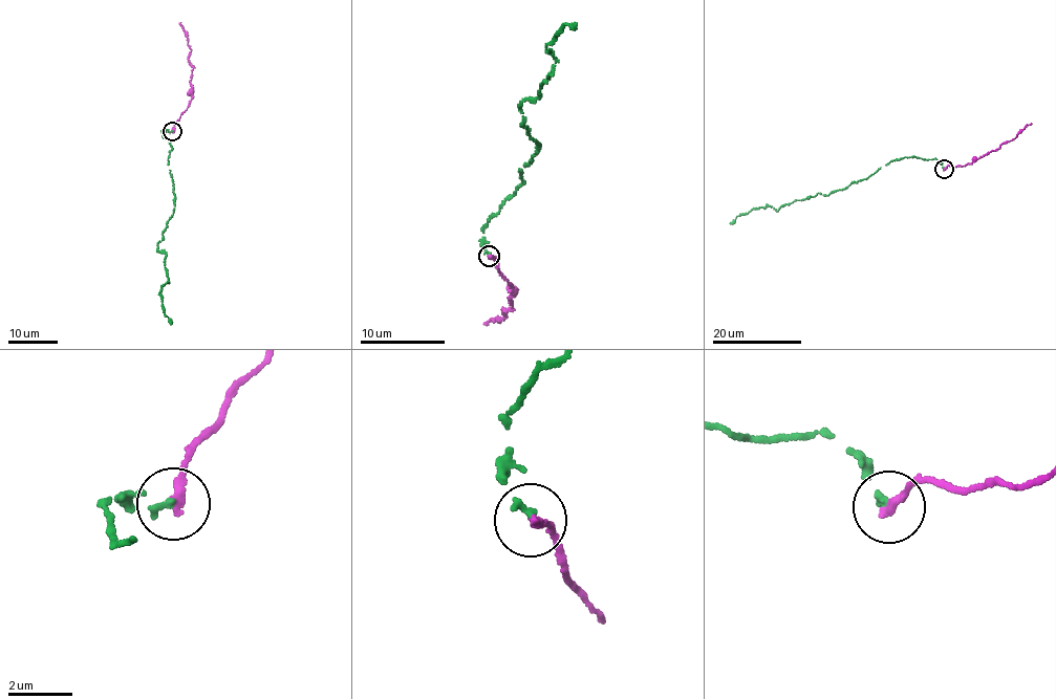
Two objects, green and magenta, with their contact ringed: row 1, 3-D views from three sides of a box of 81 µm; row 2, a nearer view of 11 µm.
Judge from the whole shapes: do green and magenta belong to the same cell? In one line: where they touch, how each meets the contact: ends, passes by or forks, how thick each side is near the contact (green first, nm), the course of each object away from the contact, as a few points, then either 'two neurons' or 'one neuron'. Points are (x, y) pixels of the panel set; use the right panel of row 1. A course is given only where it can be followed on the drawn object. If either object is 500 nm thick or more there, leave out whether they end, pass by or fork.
place (944, 169); green ends; magenta ends; calibres 220 and 280 nm; course green (943, 169), (936, 159), (901, 158), (826, 196), (795, 199), (776, 211), (756, 208), (730, 223); course magenta (944, 169), (975, 160), (1015, 137), (1031, 123); one neuron

